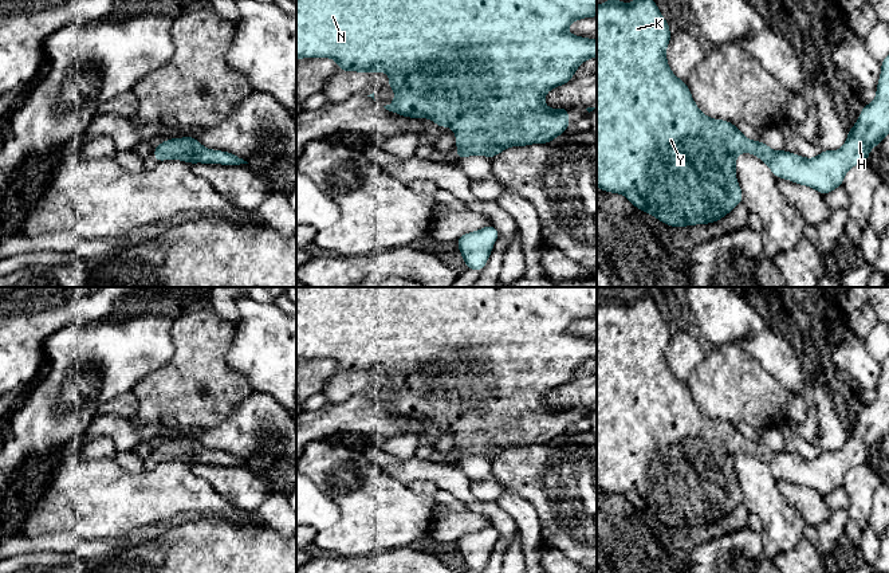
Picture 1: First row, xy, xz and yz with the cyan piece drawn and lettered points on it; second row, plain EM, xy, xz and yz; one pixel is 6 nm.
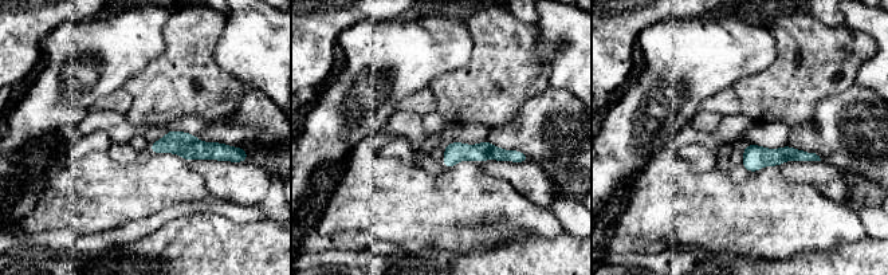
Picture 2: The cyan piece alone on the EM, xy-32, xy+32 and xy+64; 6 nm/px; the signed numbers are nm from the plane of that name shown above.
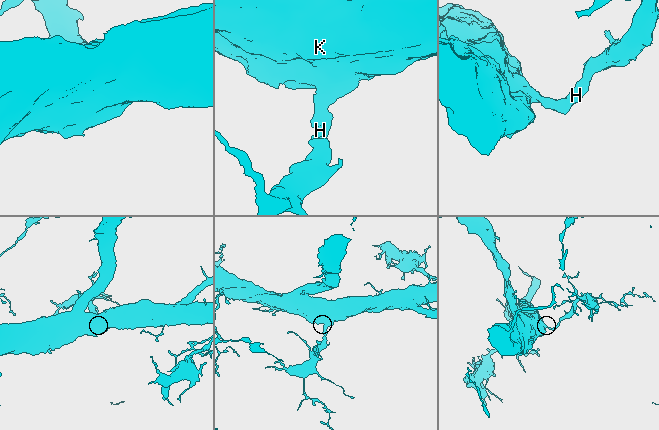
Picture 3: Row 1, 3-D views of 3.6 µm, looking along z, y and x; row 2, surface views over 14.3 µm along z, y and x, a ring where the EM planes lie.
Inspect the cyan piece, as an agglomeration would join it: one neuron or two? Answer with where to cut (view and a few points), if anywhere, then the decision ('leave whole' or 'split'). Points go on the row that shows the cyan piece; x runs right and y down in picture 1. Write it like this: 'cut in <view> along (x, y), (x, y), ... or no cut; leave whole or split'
no cut; leave whole

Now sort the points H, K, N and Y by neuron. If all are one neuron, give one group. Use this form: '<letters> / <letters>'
H K N Y

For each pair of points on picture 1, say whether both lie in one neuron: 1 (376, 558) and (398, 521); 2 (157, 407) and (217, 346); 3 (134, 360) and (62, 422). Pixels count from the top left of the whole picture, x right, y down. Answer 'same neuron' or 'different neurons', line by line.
1: different neurons
2: same neuron
3: same neuron

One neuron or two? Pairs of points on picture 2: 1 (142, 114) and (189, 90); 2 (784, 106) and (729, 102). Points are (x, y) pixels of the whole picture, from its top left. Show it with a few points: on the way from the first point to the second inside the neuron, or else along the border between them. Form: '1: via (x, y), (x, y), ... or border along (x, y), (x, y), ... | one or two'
1: via (154, 102), (167, 90), (177, 90) | one
2: border along (731, 87), (738, 97), (741, 112) | two

